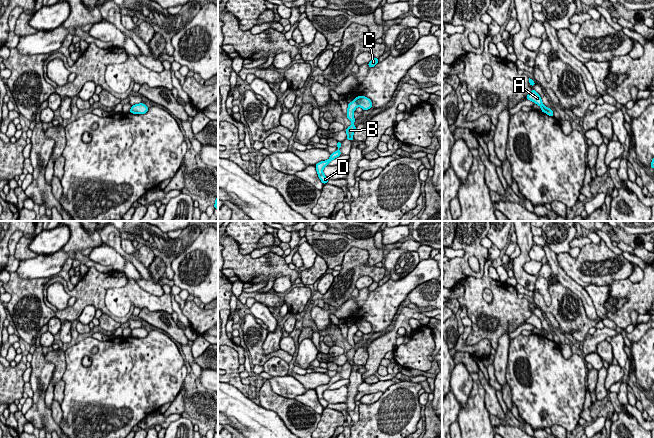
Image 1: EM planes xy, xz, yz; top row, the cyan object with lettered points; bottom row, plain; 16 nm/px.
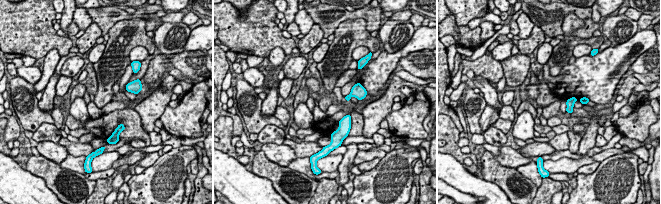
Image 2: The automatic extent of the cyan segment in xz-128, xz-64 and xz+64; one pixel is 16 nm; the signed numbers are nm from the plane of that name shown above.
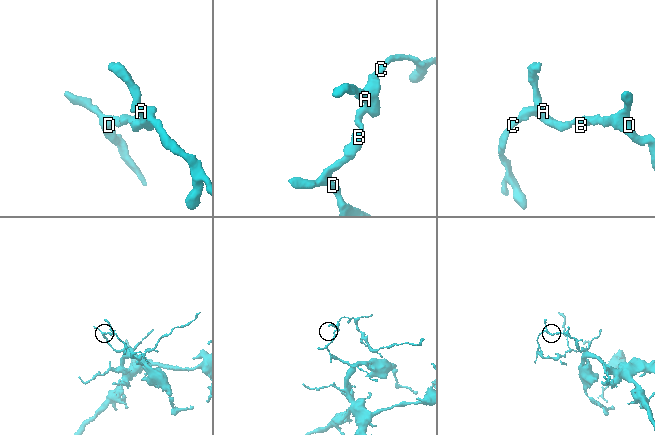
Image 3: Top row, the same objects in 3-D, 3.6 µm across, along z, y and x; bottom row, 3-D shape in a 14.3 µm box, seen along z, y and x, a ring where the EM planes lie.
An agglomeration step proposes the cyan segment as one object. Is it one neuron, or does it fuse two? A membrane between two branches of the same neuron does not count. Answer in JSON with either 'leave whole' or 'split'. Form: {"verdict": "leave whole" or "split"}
{"verdict": "split"}

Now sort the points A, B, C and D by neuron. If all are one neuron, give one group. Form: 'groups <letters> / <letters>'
groups A C / B D

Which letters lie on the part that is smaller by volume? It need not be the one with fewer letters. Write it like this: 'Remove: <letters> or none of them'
Remove: A, C

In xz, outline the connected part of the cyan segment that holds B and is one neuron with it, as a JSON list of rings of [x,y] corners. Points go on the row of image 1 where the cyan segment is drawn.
[[[353,100],[351,103],[348,103],[348,109],[347,109],[347,118],[352,122],[352,124],[346,129],[347,138],[348,140],[352,141],[354,140],[353,134],[355,132],[355,125],[353,124],[355,122],[355,118],[353,116],[353,112],[358,107],[358,103],[356,100]]]

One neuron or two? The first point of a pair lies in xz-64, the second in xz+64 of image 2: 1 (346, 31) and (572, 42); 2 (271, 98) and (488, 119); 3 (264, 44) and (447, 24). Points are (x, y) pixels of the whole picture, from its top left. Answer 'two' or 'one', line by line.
1: one
2: one
3: one

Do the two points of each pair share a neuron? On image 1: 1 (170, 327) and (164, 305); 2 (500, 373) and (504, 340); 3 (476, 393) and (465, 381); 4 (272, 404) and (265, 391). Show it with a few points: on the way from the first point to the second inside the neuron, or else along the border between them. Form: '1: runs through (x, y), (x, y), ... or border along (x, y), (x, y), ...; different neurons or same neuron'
1: border along (143, 308), (149, 311), (166, 311), (171, 315); different neurons
2: runs through (500, 365), (503, 348); same neuron
3: border along (470, 373), (471, 392), (466, 405), (460, 408); different neurons
4: runs through (271, 401), (266, 394); same neuron

